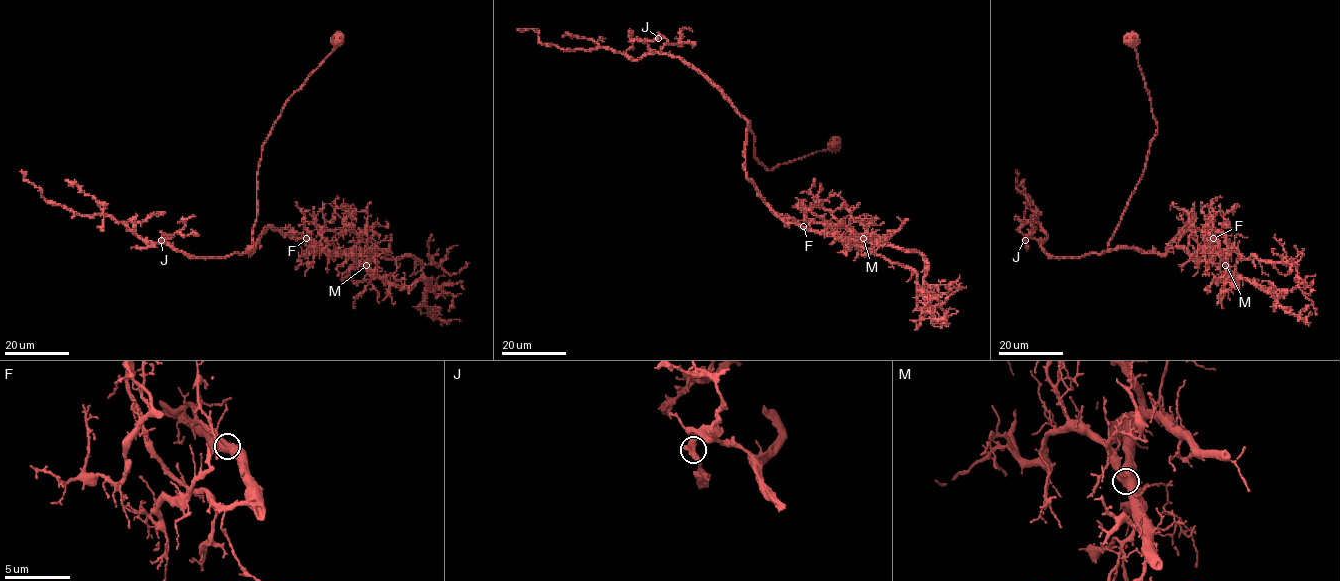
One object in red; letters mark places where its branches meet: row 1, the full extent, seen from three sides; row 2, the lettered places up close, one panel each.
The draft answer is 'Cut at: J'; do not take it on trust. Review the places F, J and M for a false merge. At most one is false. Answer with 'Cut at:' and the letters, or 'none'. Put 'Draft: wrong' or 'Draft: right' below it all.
Cut at: none
Draft: wrong

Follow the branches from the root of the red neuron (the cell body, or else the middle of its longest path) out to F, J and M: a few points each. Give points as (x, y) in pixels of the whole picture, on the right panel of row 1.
F: (1131, 39), (1157, 132), (1142, 176), (1108, 248), (1164, 254), (1190, 228), (1199, 228), (1213, 238)
J: (1131, 39), (1157, 132), (1142, 176), (1108, 250), (1055, 258), (1038, 240), (1026, 235), (1025, 240)
M: (1131, 39), (1157, 132), (1142, 176), (1108, 248), (1164, 254), (1188, 229), (1199, 228), (1216, 242), (1225, 265)

